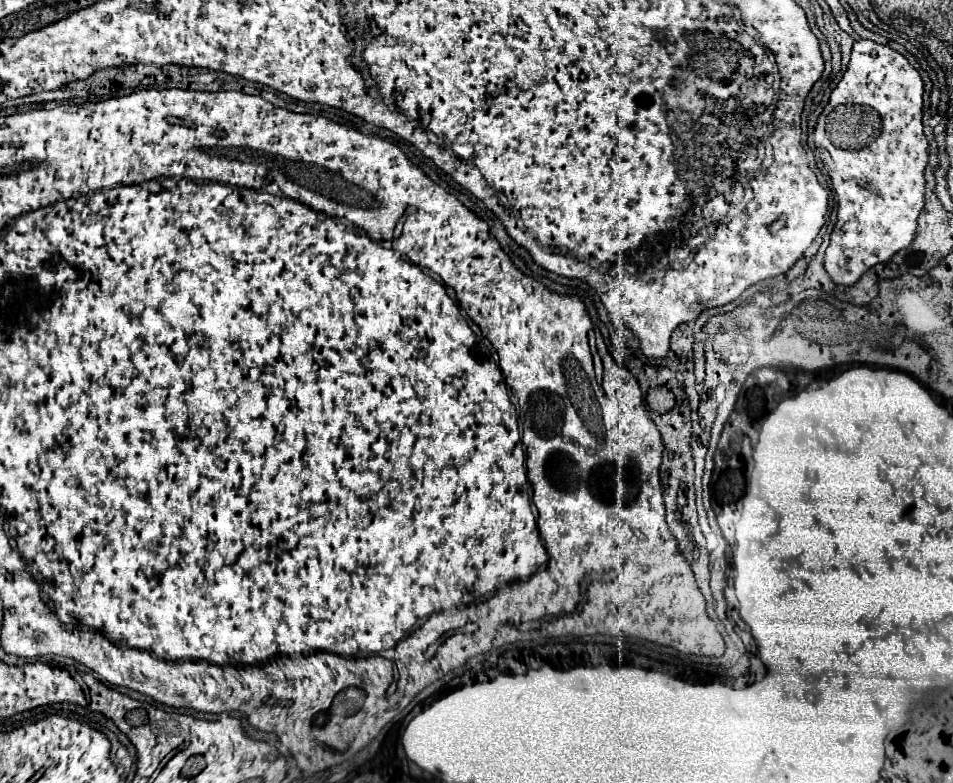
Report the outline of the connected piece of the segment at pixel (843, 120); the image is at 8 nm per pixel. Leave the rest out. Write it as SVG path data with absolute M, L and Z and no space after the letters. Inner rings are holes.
M860 40L852 48L852 58L842 80L830 94L830 102L818 116L814 130L816 148L824 148L830 164L824 164L832 180L832 192L838 202L838 220L830 234L824 266L836 284L856 284L878 262L890 260L896 252L910 246L916 234L916 218L924 206L924 168L928 162L928 142L922 132L922 94L920 72L896 50Z

